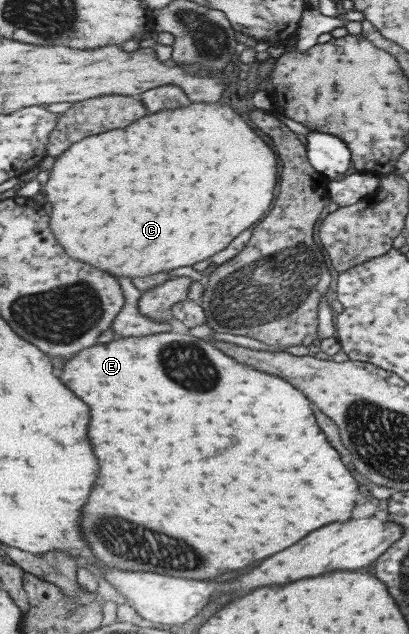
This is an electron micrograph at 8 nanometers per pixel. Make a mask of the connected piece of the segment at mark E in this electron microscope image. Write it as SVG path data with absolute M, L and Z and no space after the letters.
M180 331L151 334L140 338L116 337L116 340L118 342L106 343L106 346L86 348L86 352L74 356L66 364L66 372L62 376L62 380L66 380L66 386L70 386L74 392L78 392L78 396L82 396L82 400L90 404L94 416L90 424L90 440L100 460L102 476L94 486L94 492L88 500L88 508L84 508L82 526L86 542L94 549L102 563L120 570L150 570L176 578L218 578L234 570L244 570L254 562L262 562L268 556L274 556L294 546L310 532L326 524L345 523L352 519L352 510L360 494L358 482L342 462L340 452L328 442L324 430L318 426L313 404L301 389L275 374L262 372L261 369L252 368L249 364L238 364L236 357L230 356L210 340L202 340Z

